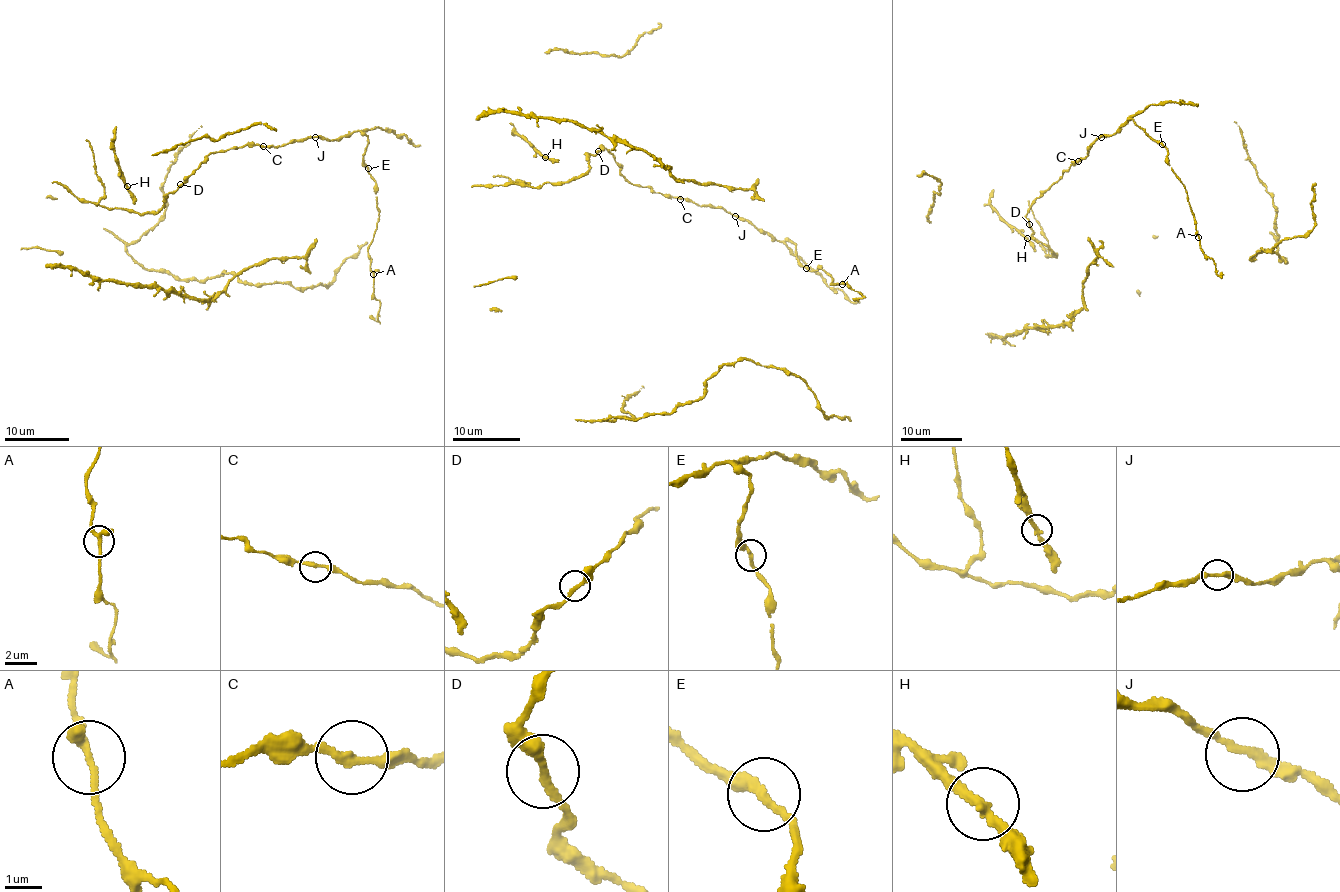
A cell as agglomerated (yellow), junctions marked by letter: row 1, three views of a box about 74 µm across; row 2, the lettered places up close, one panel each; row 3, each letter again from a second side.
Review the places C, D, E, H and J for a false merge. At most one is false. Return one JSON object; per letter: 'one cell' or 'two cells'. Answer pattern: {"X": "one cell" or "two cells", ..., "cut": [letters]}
{"C": "one cell", "D": "one cell", "E": "one cell", "H": "one cell", "J": "one cell", "cut": []}

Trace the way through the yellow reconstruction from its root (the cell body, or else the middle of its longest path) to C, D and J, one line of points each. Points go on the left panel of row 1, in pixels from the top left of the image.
C: (364, 162), (368, 140), (358, 130), (333, 140), (311, 136), (293, 139), (276, 147), (263, 146)
D: (364, 162), (368, 140), (353, 130), (333, 140), (311, 136), (276, 147), (247, 145), (212, 152), (180, 184)
J: (364, 162), (368, 140), (358, 130), (333, 140), (315, 137)

